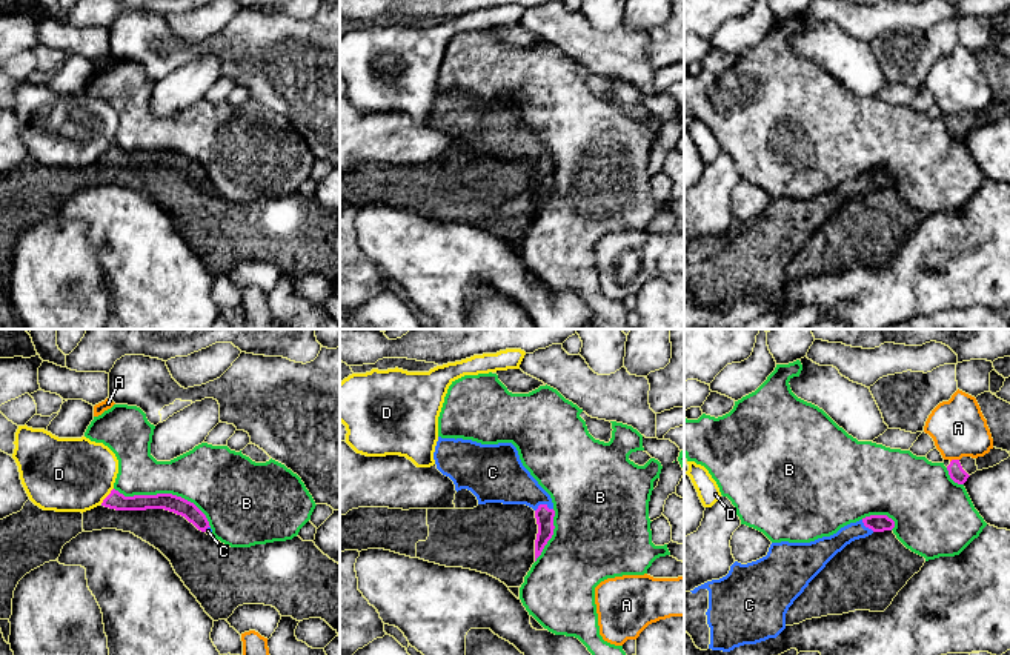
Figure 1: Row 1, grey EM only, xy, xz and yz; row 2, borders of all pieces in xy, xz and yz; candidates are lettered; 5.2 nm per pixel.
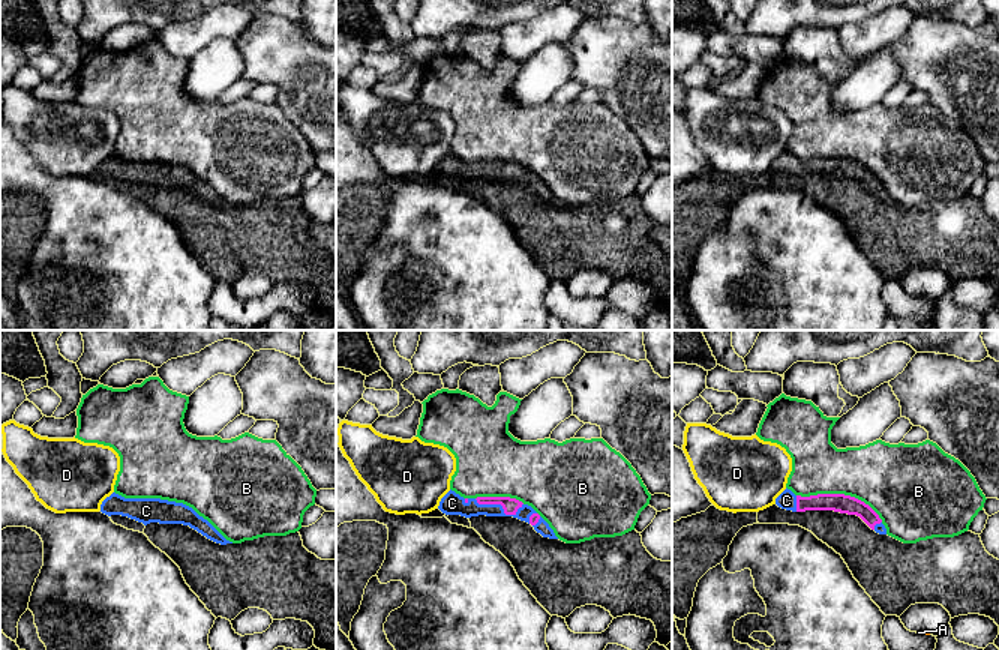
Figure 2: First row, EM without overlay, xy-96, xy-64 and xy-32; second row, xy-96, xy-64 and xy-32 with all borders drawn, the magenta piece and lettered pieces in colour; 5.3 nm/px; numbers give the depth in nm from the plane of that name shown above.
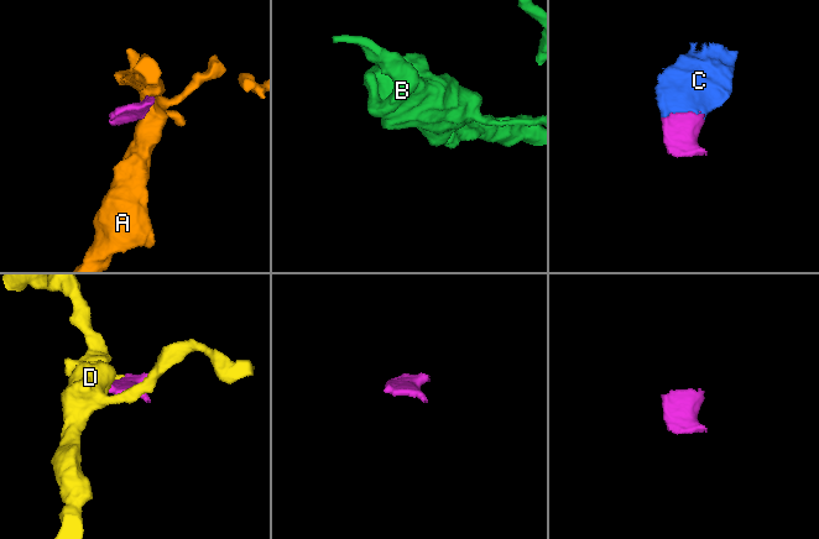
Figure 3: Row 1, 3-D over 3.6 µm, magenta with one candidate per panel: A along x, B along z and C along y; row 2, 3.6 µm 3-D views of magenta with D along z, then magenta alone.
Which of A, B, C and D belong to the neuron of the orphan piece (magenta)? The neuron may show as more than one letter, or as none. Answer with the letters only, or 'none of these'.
C

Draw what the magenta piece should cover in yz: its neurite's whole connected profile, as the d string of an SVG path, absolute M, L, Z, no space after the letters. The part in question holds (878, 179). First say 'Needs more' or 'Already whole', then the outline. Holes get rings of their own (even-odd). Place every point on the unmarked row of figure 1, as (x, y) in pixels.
Needs more. M870 171L810 198L772 198L766 212L747 220L735 217L726 232L684 248L684 288L698 304L723 308L776 294L786 284L789 263L838 208L855 195L893 183L887 171Z

